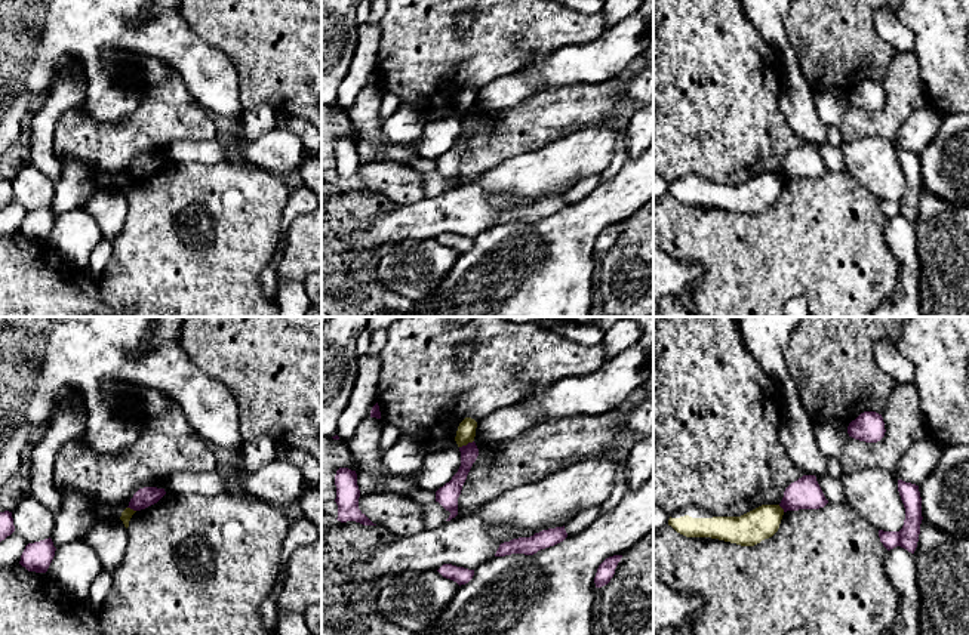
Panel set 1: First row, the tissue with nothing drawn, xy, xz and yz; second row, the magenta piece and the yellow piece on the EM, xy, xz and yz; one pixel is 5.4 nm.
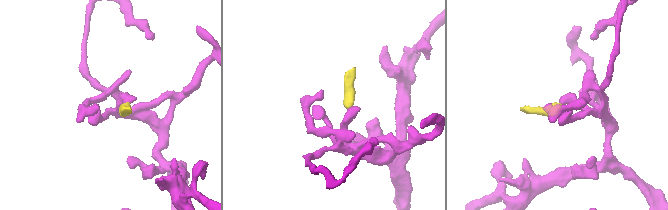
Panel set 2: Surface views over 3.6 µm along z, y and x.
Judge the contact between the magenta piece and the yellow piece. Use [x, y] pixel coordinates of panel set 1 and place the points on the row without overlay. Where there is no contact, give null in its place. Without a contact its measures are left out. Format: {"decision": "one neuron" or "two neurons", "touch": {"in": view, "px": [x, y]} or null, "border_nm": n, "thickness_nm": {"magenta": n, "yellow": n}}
{"decision": "two neurons", "touch": {"in": "xz", "px": [467, 113]}, "border_nm": 90, "thickness_nm": {"magenta": 100, "yellow": 100}}

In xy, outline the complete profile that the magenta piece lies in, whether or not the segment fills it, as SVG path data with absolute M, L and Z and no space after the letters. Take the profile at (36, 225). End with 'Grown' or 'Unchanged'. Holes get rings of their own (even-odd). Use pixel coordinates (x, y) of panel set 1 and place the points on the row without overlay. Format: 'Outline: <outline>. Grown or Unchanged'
Outline: M50 206L28 212L21 224L19 232L28 240L46 241L55 225L55 219L56 216Z. Unchanged

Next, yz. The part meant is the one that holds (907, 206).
Outline: M898 148L898 160L905 176L904 194L899 200L879 198L879 206L888 219L901 215L914 222L923 188L919 154Z. Unchanged

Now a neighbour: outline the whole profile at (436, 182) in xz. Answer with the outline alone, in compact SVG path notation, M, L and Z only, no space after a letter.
M439 170L425 173L424 197L434 197L449 187L450 181L446 179Z

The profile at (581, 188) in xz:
M593 175L576 181L570 188L566 189L565 198L567 204L573 204L588 195L596 187L602 184L600 175Z

